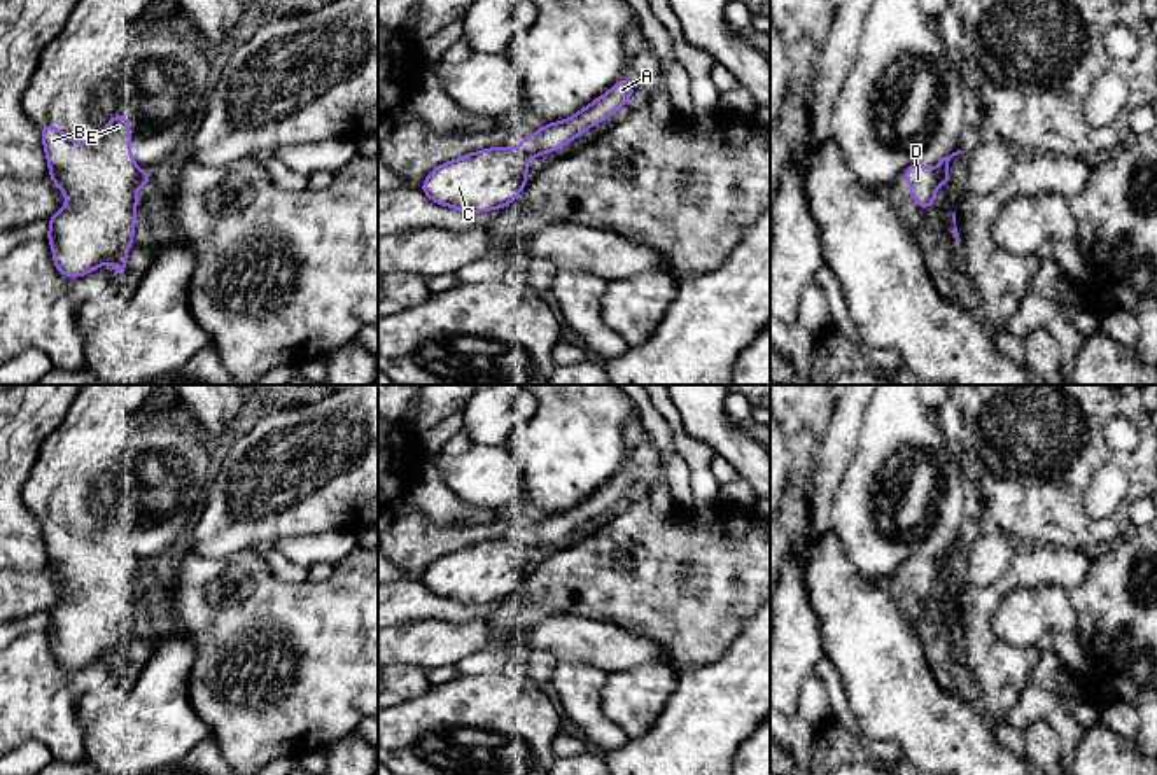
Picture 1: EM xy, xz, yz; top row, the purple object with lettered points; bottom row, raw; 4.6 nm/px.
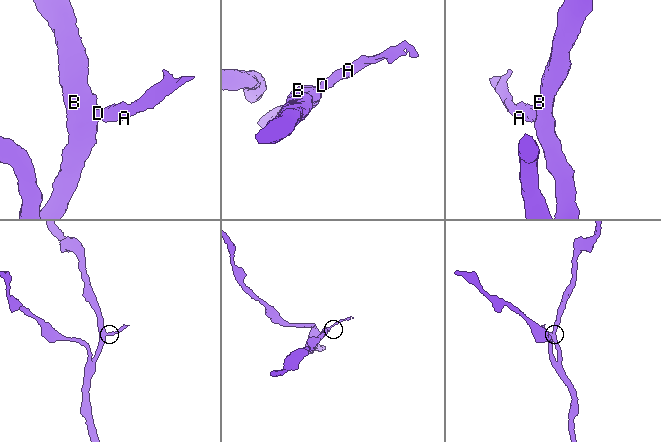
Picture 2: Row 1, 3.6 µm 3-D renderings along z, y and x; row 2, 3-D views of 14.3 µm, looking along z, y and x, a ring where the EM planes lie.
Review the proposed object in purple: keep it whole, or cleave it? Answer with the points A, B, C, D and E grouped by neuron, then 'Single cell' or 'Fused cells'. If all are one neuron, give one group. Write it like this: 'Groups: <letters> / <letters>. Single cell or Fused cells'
Groups: A D / B C E. Fused cells

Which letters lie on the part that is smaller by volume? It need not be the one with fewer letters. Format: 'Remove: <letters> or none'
Remove: A, D

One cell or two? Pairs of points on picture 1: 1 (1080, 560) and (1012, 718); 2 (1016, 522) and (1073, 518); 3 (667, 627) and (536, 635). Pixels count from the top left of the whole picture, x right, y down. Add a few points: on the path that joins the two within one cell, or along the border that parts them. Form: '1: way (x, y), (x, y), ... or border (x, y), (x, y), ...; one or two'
1: border (1030, 679), (1005, 718); two
2: way (1030, 518), (1059, 518); one
3: border (585, 616), (641, 634), (660, 649); two

